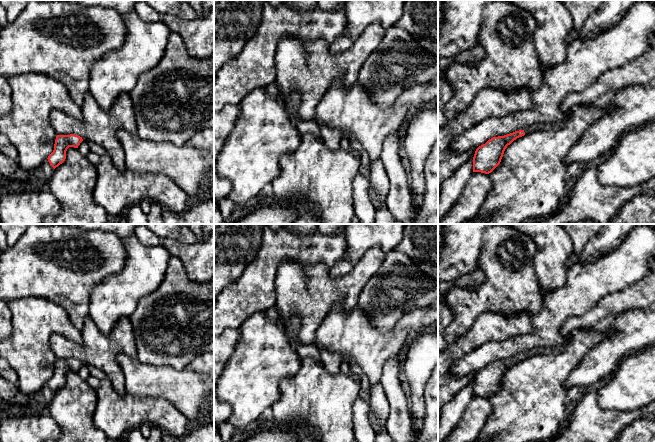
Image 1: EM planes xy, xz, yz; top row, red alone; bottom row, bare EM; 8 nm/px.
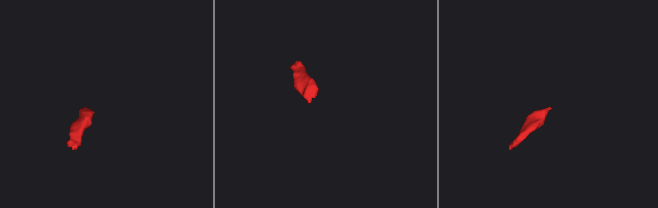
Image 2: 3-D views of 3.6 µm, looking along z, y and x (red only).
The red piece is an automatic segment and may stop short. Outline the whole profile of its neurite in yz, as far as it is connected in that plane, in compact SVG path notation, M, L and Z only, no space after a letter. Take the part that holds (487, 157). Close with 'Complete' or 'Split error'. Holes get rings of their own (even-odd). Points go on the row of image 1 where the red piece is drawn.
M536 123L523 130L489 139L475 151L473 157L473 172L491 173L500 164L507 146L514 140L535 131L555 129L557 127L558 125L554 124Z. Split error

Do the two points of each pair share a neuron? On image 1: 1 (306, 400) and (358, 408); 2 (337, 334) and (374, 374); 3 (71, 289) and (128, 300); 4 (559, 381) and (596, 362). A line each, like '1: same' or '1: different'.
1: different
2: same
3: different
4: different

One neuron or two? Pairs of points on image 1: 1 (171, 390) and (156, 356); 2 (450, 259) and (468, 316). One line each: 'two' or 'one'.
1: two
2: two

